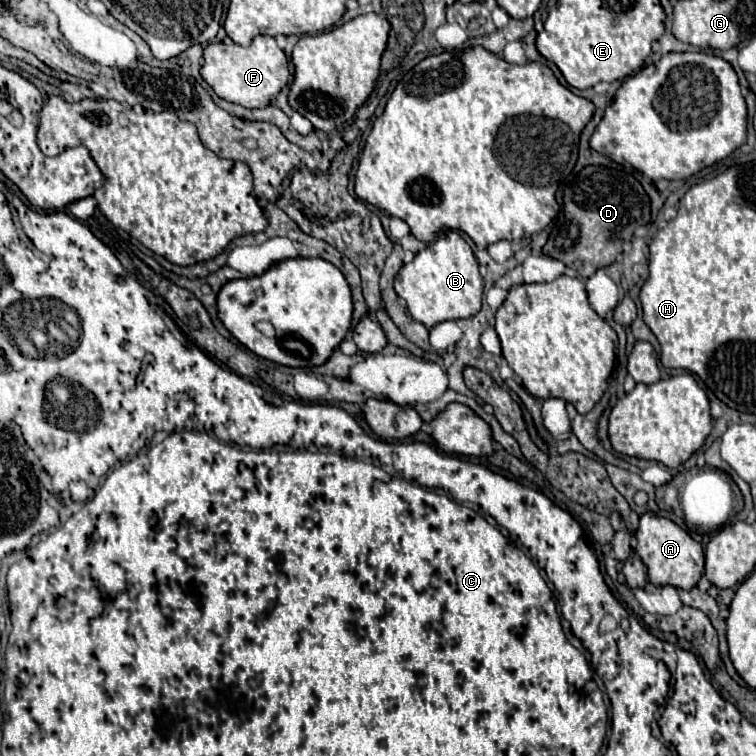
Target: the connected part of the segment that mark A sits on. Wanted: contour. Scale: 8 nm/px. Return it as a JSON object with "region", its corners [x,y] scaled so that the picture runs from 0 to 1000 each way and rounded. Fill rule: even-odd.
{"region":[[[853,677],[845,688],[845,698],[840,704],[843,722],[840,730],[856,749],[858,770],[866,775],[893,775],[901,780],[914,780],[922,775],[930,762],[930,722],[919,717],[901,696],[896,696],[885,685],[874,685],[864,677]]]}

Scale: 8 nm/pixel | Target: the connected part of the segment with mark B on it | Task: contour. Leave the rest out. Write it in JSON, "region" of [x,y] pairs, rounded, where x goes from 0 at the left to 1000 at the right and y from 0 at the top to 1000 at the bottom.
{"region":[[[597,304],[552,333],[549,341],[528,357],[522,368],[522,386],[538,399],[544,418],[570,434],[589,423],[628,418],[636,410],[639,368],[623,325],[604,304]]]}

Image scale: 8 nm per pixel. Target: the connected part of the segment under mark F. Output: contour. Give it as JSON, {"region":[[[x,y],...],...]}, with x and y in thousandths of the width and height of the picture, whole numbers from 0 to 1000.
{"region":[[[337,48],[332,61],[316,61],[311,56],[276,58],[269,66],[271,85],[266,90],[269,106],[282,116],[282,122],[308,138],[324,143],[351,143],[380,111],[382,111],[382,87],[377,69],[366,61],[361,48]]]}

